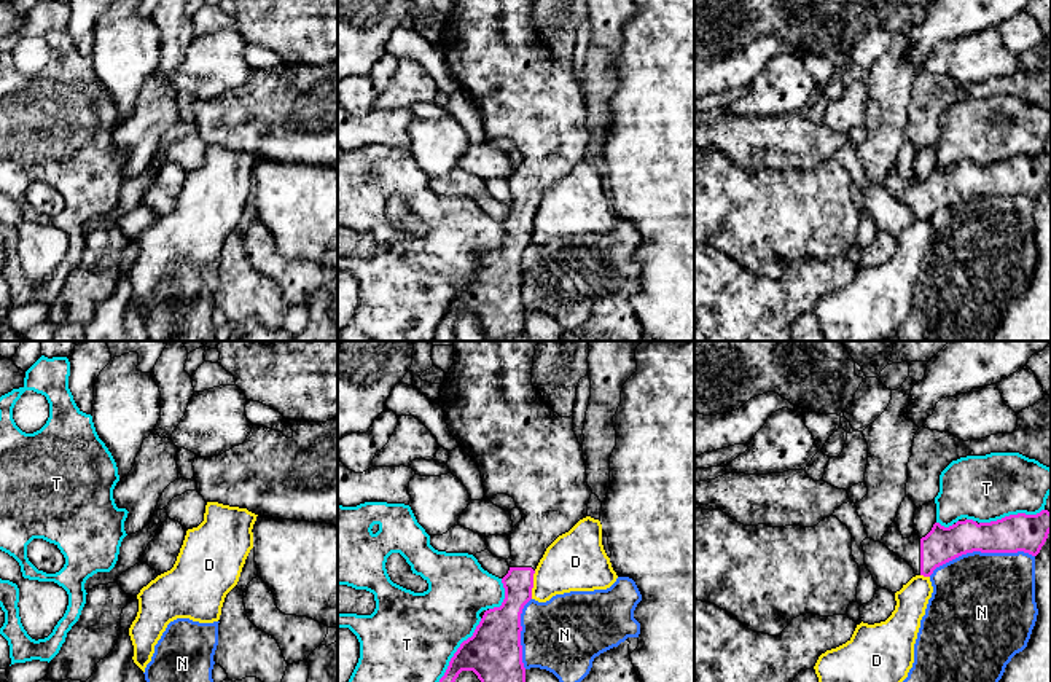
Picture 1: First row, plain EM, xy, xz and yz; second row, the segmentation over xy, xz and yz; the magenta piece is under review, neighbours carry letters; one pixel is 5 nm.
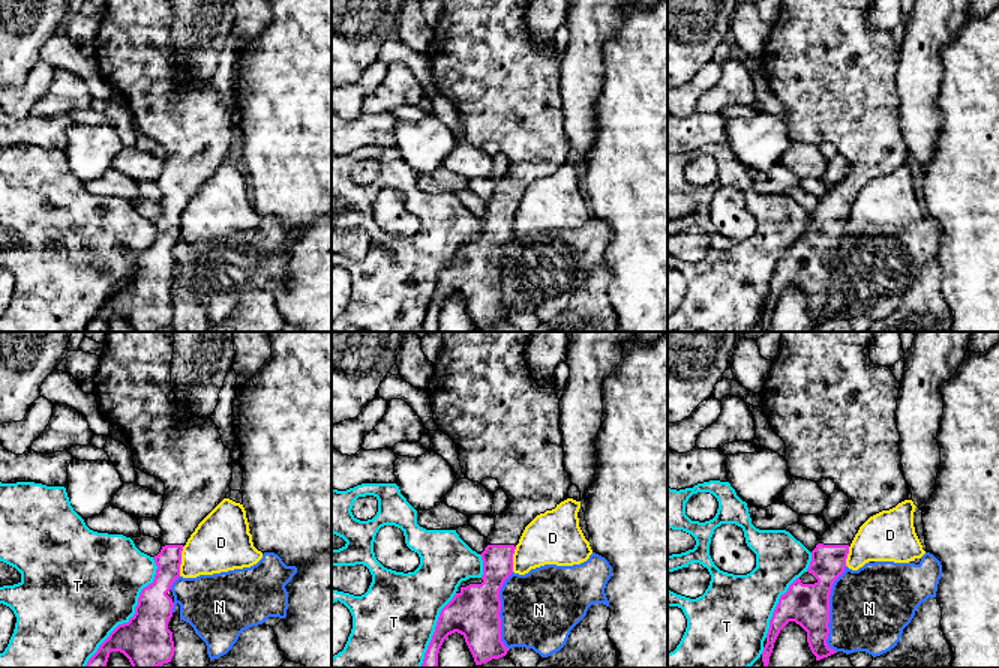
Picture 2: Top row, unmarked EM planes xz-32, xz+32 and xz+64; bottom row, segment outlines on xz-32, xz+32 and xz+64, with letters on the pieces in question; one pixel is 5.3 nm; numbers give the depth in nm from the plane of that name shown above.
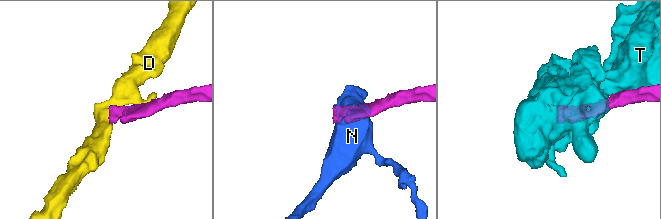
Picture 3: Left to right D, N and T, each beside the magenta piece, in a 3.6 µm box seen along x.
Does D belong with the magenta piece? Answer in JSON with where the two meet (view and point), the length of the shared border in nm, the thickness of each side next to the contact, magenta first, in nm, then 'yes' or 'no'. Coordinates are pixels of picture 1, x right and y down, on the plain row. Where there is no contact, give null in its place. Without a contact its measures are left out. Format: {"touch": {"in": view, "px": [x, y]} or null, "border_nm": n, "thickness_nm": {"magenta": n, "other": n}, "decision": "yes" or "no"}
{"touch": {"in": "xz", "px": [532, 228]}, "border_nm": 150, "thickness_nm": {"magenta": 180, "other": 300}, "decision": "no"}

